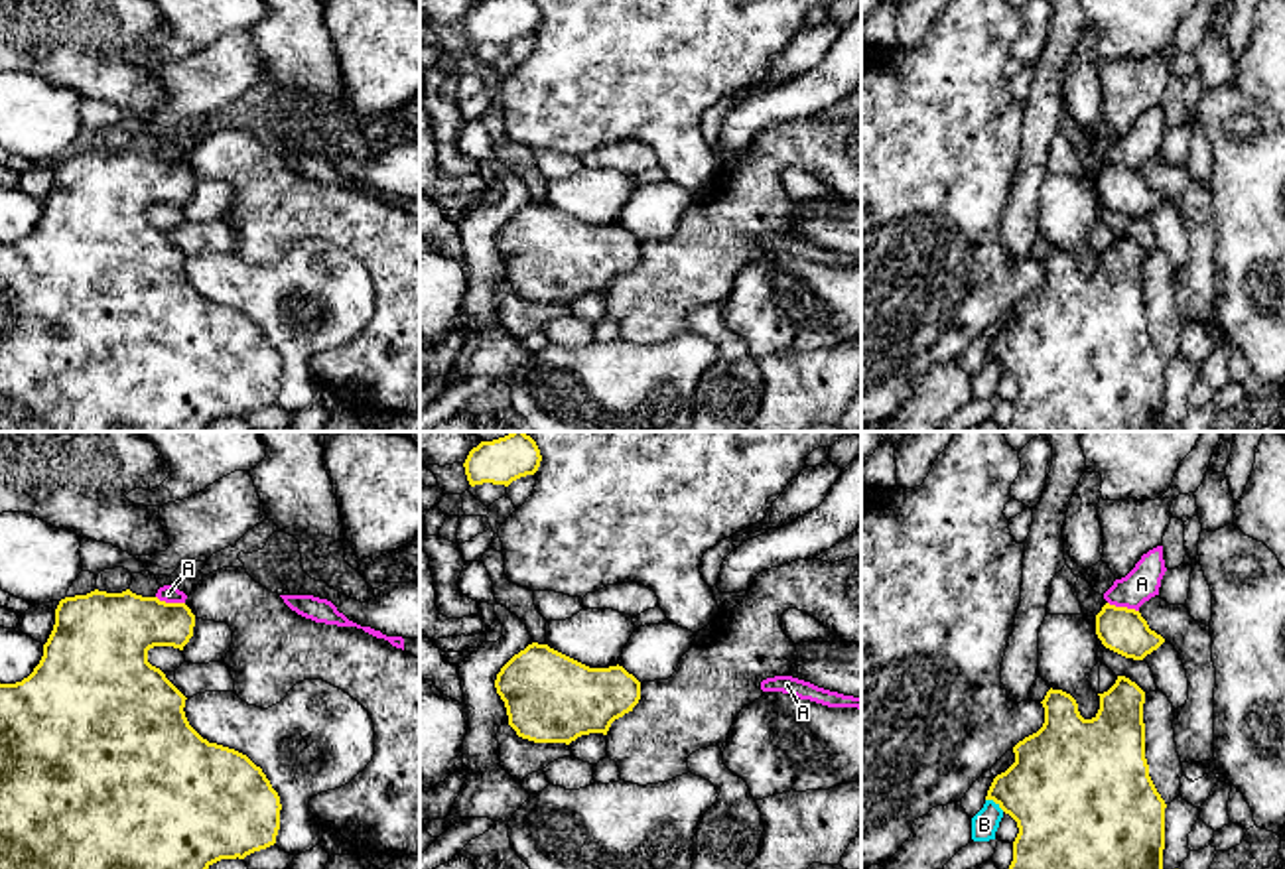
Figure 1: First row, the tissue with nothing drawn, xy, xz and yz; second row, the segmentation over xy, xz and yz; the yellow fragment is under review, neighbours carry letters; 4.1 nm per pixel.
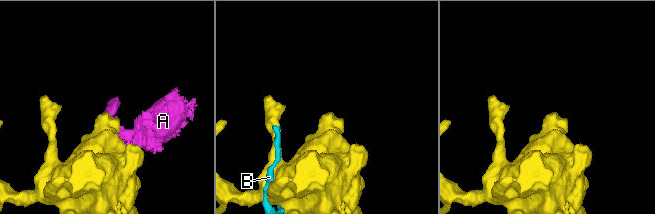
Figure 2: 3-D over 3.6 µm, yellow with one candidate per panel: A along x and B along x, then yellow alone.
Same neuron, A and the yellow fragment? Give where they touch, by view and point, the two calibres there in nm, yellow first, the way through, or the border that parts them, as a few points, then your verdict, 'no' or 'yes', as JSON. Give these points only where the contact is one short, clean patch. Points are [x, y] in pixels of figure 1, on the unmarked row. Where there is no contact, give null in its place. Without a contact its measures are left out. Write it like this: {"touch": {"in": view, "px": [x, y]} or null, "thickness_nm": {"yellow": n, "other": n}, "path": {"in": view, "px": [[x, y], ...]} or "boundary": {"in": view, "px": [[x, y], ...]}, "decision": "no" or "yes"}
{"touch": {"in": "yz", "px": [1124, 166]}, "thickness_nm": {"yellow": 190, "other": 140}, "boundary": {"in": "yz", "px": [[1108, 160], [1138, 170]]}, "decision": "no"}

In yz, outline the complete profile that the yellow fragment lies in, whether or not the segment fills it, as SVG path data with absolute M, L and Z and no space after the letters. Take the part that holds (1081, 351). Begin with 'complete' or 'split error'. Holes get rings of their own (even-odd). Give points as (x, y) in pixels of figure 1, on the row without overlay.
complete; M1125 234L1100 254L1100 268L1084 278L1076 258L1048 248L1041 260L1043 286L1013 305L1015 321L997 333L985 359L993 359L1019 386L1013 420L1003 432L1165 432L1165 359L1157 351L1145 317L1145 250Z

